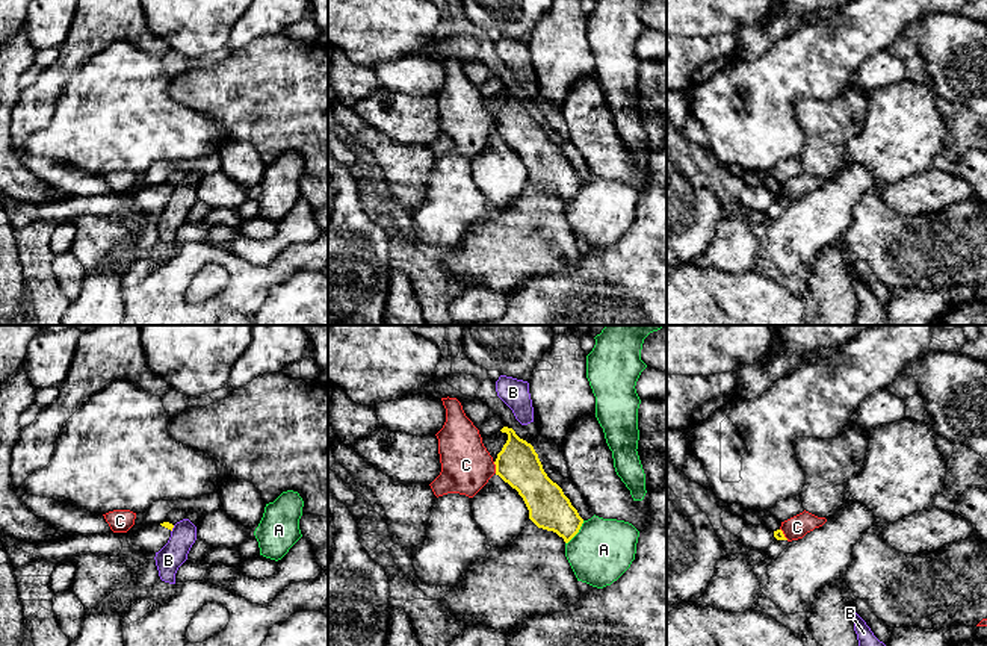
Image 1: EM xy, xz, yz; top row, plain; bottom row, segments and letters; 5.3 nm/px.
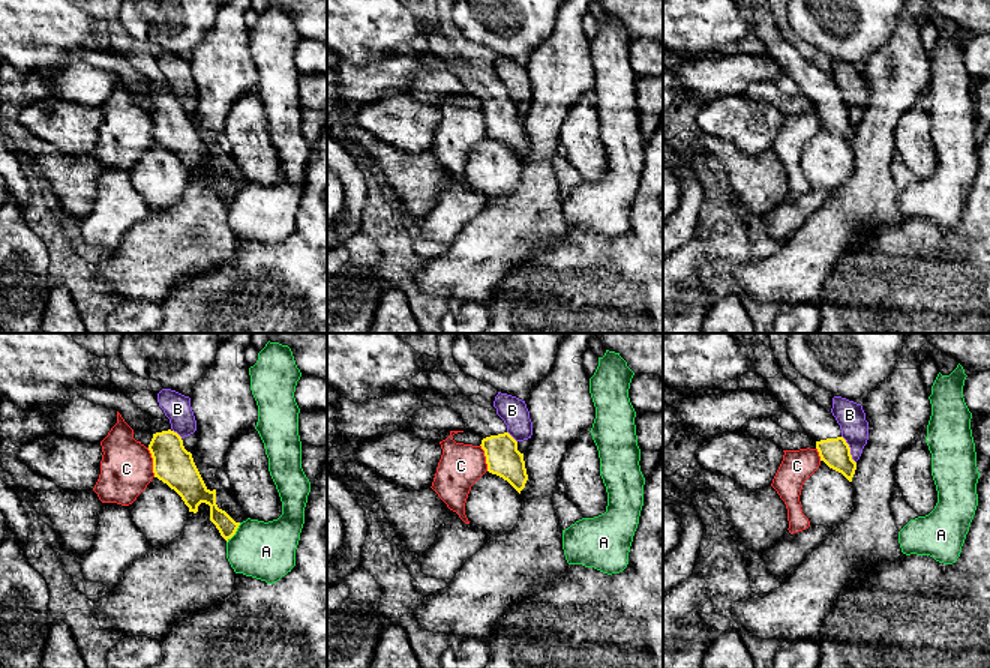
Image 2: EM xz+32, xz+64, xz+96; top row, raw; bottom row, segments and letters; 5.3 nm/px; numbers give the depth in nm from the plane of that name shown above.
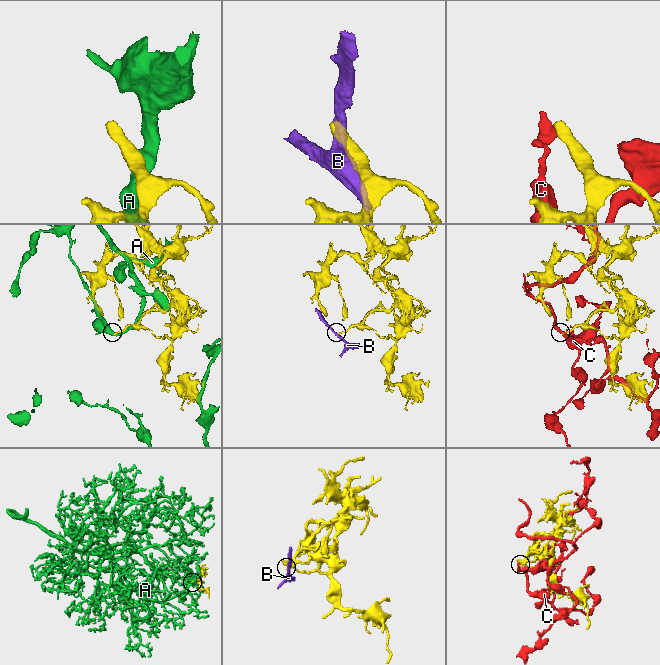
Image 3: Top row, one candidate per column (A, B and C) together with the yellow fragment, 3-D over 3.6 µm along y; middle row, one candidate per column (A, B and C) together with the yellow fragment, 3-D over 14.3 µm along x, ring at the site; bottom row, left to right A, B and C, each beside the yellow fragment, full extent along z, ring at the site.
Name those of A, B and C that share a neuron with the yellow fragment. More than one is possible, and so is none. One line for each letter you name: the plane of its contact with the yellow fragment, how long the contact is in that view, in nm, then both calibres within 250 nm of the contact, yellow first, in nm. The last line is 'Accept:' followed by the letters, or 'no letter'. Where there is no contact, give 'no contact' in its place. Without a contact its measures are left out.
Accept: no letter

